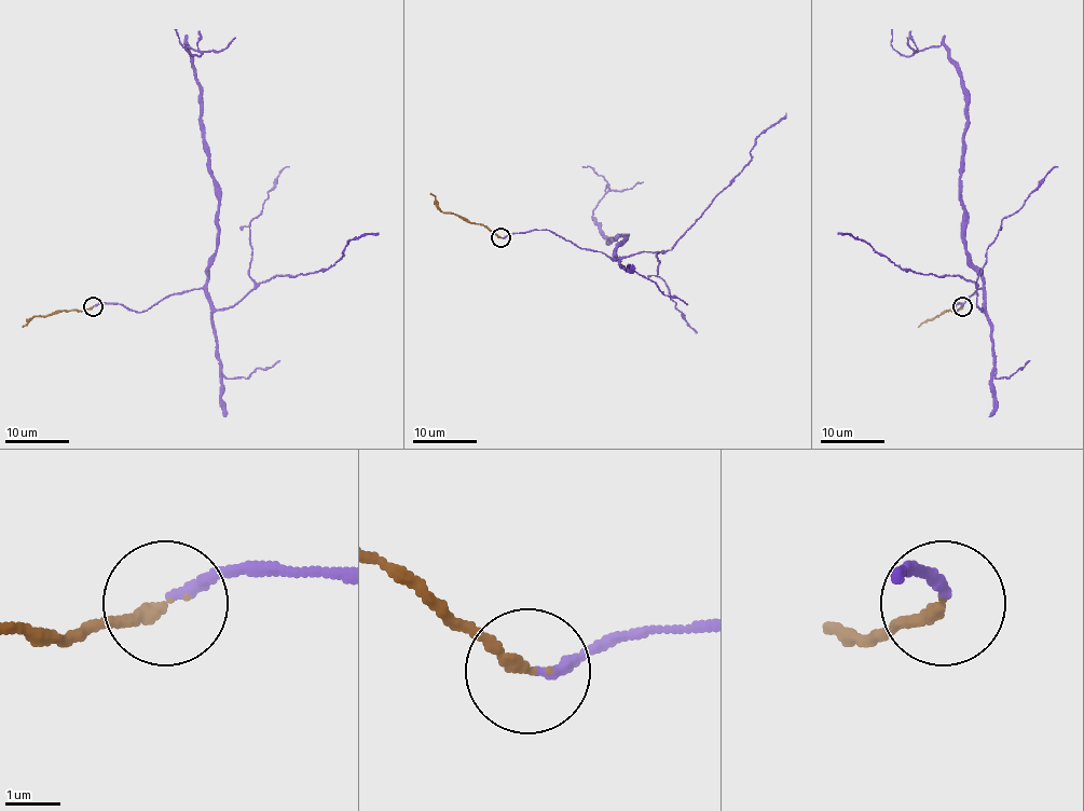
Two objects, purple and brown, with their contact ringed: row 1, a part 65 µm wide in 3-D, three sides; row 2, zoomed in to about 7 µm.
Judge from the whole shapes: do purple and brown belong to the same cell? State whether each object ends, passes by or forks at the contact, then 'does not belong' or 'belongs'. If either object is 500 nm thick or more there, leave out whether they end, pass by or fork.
purple ends | brown ends | belongs

